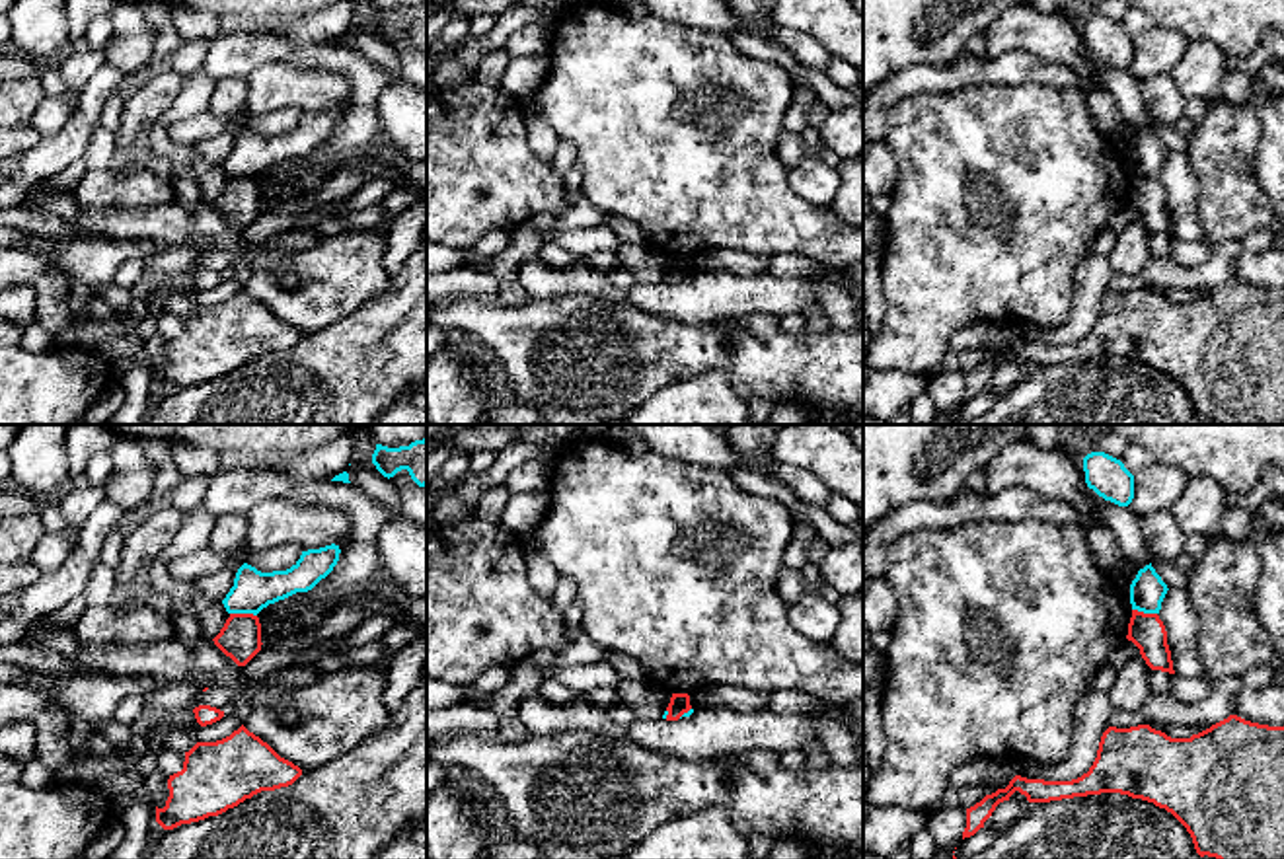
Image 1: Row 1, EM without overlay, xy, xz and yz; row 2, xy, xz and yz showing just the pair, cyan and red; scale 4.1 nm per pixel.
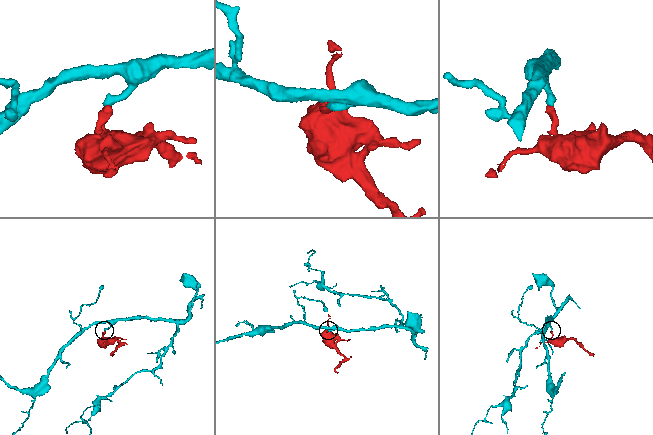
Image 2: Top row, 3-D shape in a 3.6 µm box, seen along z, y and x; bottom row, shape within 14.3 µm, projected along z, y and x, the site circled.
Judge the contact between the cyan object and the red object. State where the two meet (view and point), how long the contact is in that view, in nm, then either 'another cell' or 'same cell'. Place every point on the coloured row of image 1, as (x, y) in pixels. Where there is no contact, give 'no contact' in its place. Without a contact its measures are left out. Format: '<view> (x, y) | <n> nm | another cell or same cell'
xy (244, 612) | 110 nm | another cell

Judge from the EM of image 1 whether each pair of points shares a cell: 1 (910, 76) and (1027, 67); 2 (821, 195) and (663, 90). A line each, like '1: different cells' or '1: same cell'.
1: same cell
2: different cells

